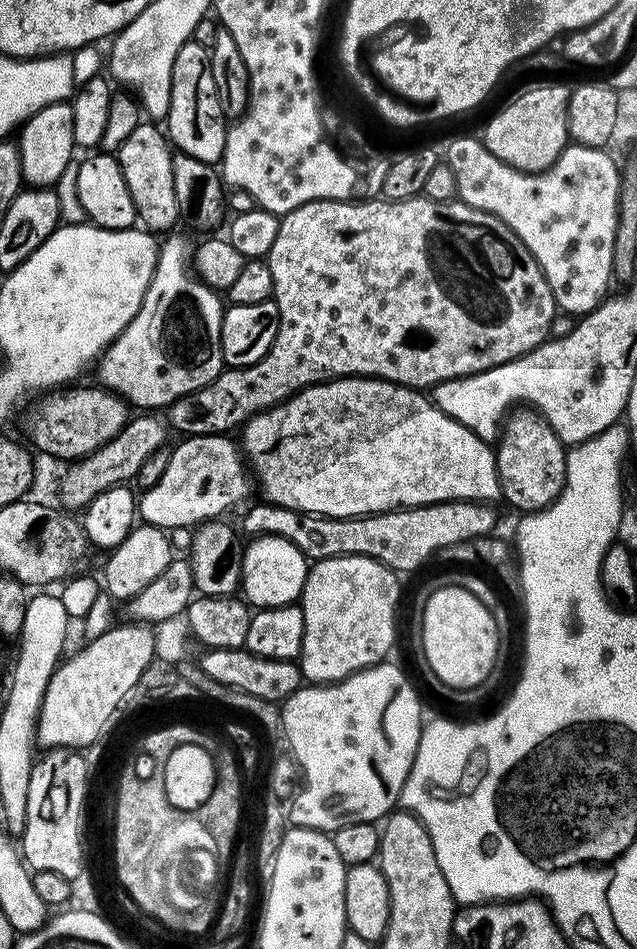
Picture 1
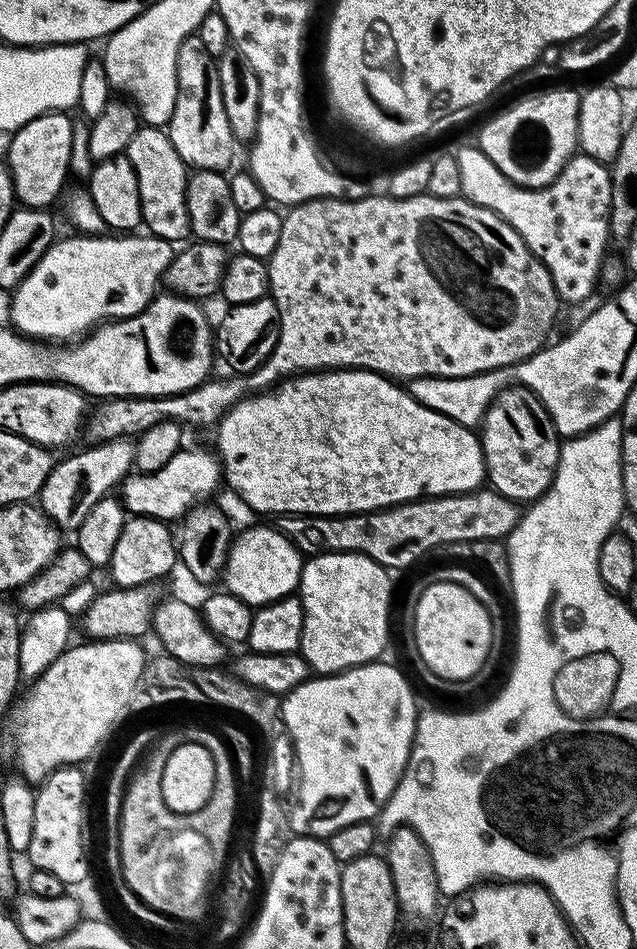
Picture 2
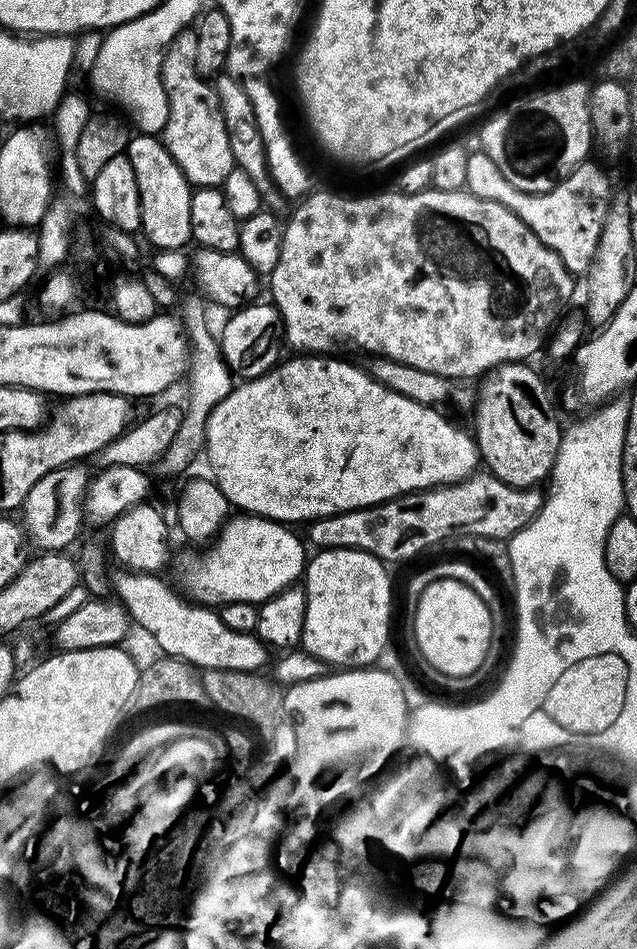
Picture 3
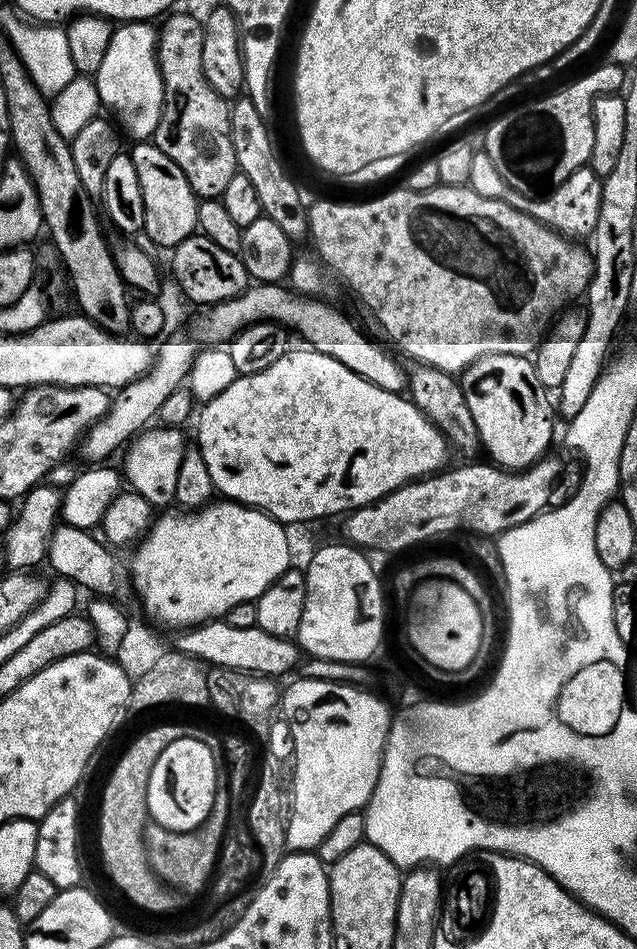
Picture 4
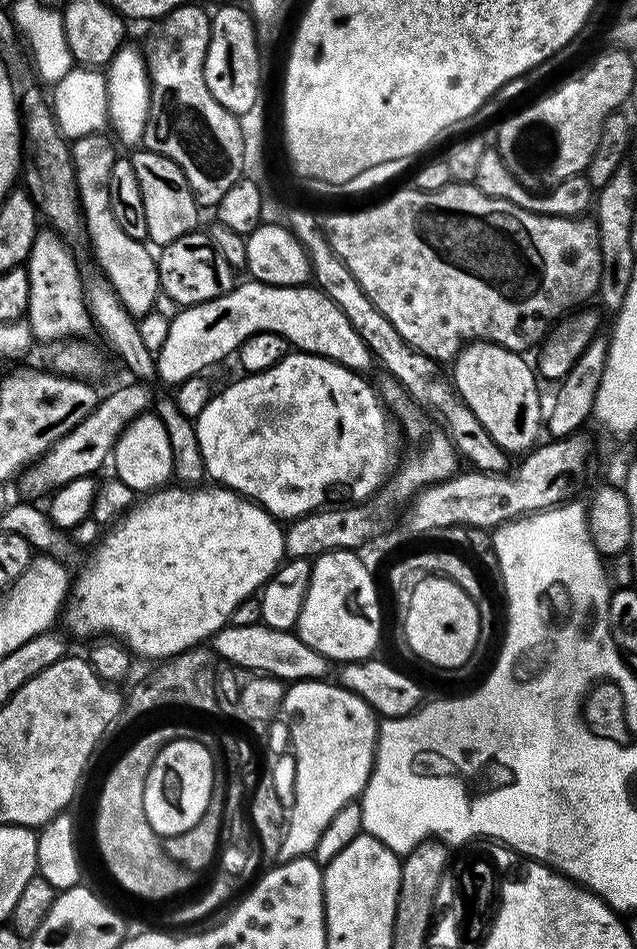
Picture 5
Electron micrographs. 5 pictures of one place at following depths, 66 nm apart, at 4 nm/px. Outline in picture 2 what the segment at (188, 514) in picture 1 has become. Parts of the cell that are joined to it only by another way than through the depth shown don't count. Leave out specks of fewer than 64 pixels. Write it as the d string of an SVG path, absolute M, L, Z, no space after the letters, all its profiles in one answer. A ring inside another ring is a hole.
M181 448L158 471L129 475L121 485L121 503L131 515L147 516L163 522L178 520L198 501L209 499L223 481L219 459L213 451Z

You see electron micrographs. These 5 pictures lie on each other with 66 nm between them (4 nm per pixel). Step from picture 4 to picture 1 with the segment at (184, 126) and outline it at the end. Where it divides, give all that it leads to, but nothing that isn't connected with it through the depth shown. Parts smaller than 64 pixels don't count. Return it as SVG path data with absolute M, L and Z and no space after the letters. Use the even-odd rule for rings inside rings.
M198 43L184 44L182 50L178 50L178 58L174 58L170 110L166 117L167 124L167 139L181 153L197 159L200 163L213 166L219 165L223 161L229 125L226 123L226 117L214 86L209 49ZM192 82L196 82L196 106L192 106L192 102L190 102Z

